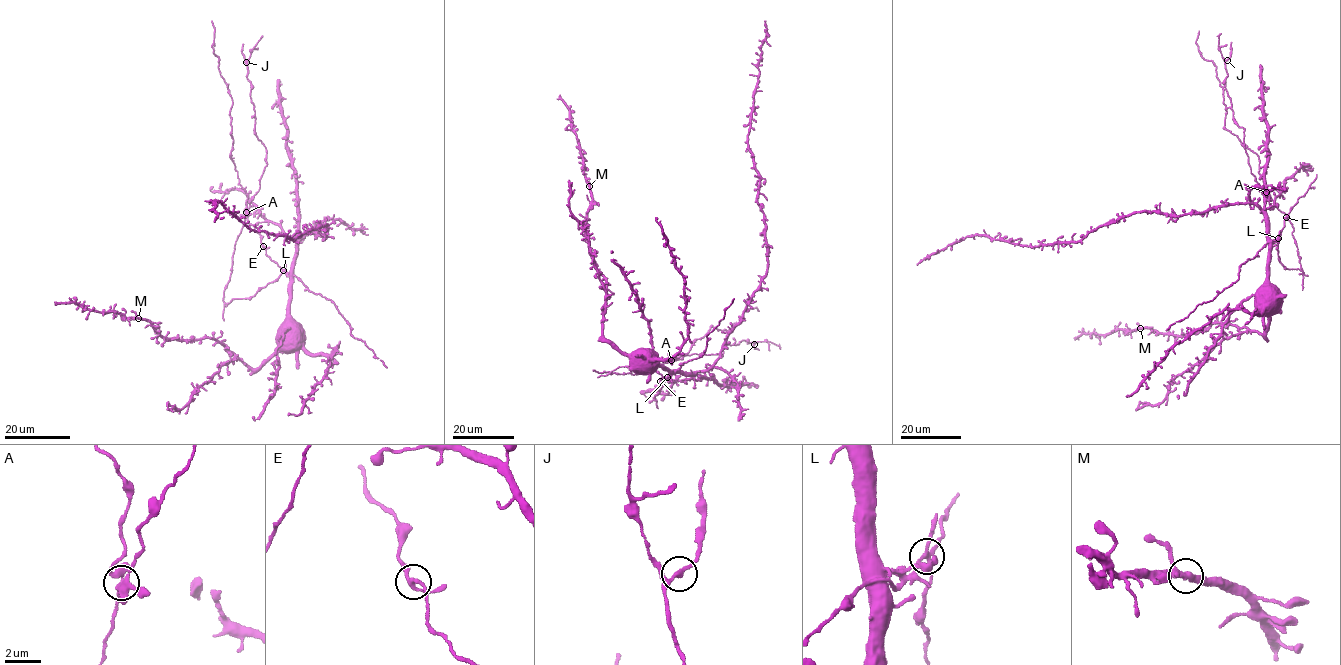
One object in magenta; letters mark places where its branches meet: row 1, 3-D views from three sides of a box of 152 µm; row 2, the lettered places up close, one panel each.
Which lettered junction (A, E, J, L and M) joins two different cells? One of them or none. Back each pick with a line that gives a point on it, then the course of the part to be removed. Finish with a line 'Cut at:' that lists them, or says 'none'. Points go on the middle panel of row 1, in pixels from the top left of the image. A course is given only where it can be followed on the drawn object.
L: at (667, 377); foreign part runs (666, 377), (635, 366), (618, 367), (597, 377)
Cut at: L

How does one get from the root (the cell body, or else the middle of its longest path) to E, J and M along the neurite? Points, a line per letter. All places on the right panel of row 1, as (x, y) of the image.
E: (1264, 298), (1260, 289), (1266, 280), (1269, 245), (1280, 236), (1286, 217)
J: (1264, 298), (1277, 238), (1281, 263), (1305, 275), (1292, 224), (1251, 172), (1225, 87), (1227, 60)
M: (1264, 298), (1260, 298), (1261, 308), (1269, 319), (1263, 336), (1219, 323), (1177, 335), (1140, 328)

